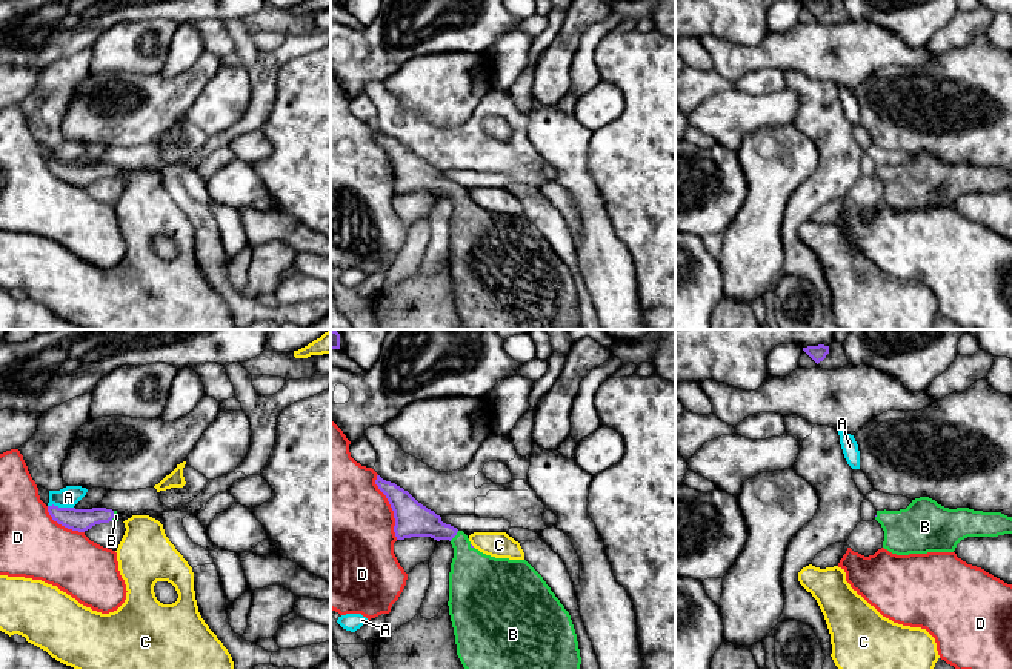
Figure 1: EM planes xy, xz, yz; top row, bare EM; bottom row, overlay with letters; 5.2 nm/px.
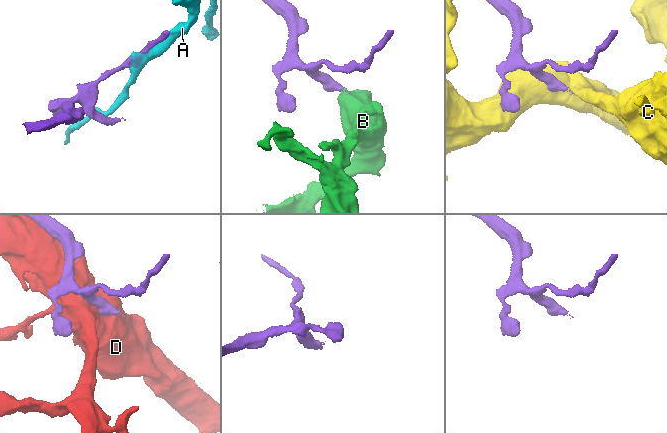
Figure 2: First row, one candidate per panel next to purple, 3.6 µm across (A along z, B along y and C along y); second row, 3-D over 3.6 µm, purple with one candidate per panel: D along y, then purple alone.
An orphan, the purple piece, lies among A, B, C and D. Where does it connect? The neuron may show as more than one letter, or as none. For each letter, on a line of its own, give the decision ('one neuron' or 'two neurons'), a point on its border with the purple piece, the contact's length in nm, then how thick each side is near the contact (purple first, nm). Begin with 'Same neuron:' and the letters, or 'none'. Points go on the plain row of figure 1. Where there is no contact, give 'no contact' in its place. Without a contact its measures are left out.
Same neuron: B
A: two neurons | xy (60, 163) | 140 nm | 120/110 nm
B: one neuron | xz (454, 191) | 80 nm | 180/260 nm
C: two neurons | no contact
D: two neurons | xz (391, 162) | 360 nm | 180/500 nm

